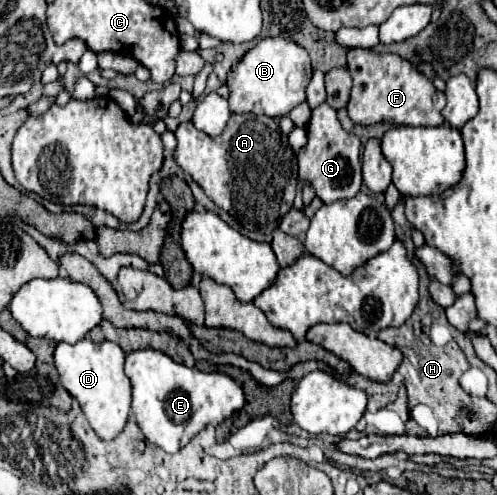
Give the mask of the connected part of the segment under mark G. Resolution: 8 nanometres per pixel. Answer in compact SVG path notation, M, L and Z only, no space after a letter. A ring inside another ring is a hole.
M326 102L312 110L312 120L308 124L308 144L298 152L298 176L302 182L310 182L316 190L316 196L324 204L332 204L336 200L354 198L362 186L360 172L360 140L346 132L338 118L336 110Z

